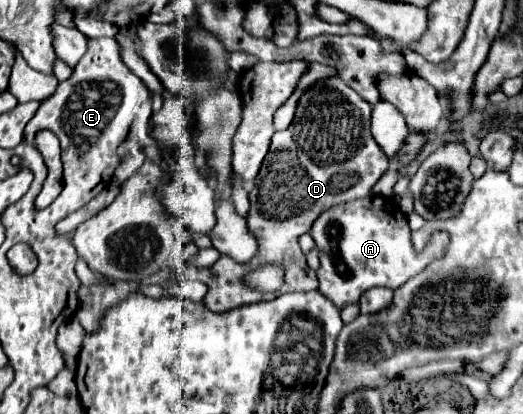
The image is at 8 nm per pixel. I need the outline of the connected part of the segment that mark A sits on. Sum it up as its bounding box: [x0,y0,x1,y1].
[312,194,422,308]

